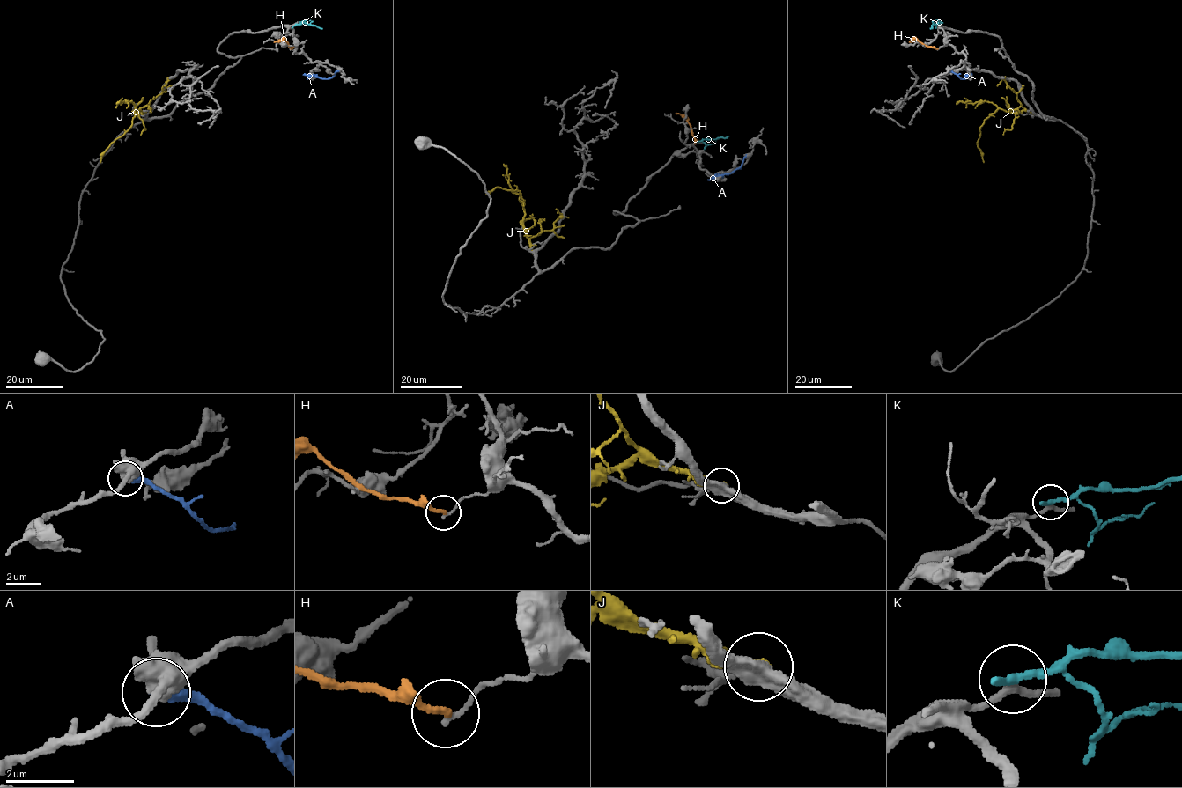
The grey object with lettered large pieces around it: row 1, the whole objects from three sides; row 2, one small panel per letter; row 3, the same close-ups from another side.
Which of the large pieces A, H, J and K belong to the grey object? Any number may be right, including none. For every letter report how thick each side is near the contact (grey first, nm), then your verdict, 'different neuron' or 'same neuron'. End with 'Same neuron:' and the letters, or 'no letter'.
A: 400 nm thick on the grey side, 300 nm on the other; different neuron
H: 120 nm thick on the grey side, 200 nm on the other; different neuron
J: 440 nm thick on the grey side, 400 nm on the other; different neuron
K: 220 nm thick on the grey side, 300 nm on the other; different neuron
Same neuron: no letter

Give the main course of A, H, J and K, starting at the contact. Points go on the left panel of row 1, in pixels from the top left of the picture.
A: (338, 70), (328, 78), (303, 74)
H: (291, 49), (284, 39), (274, 42)
J: (144, 114), (139, 110), (134, 112), (136, 108), (131, 126), (110, 144), (100, 162)
K: (294, 25), (307, 23), (322, 28)

